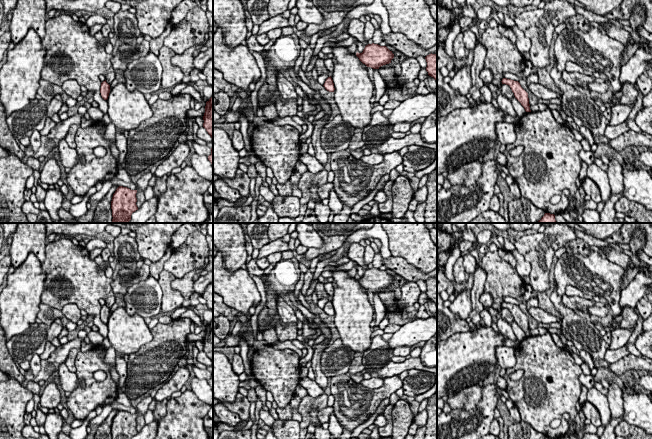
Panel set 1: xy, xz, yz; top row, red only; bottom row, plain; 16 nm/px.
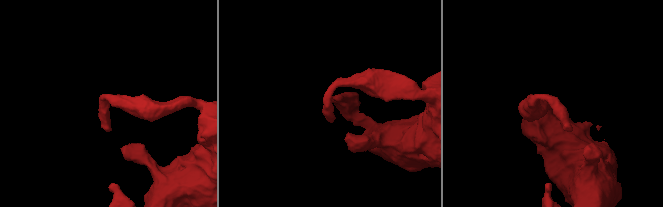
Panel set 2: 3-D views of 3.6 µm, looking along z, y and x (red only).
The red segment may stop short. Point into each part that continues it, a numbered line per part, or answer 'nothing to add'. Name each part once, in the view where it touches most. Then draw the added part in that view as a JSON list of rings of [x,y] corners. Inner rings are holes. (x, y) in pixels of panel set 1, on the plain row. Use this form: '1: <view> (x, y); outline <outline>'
nothing to add

